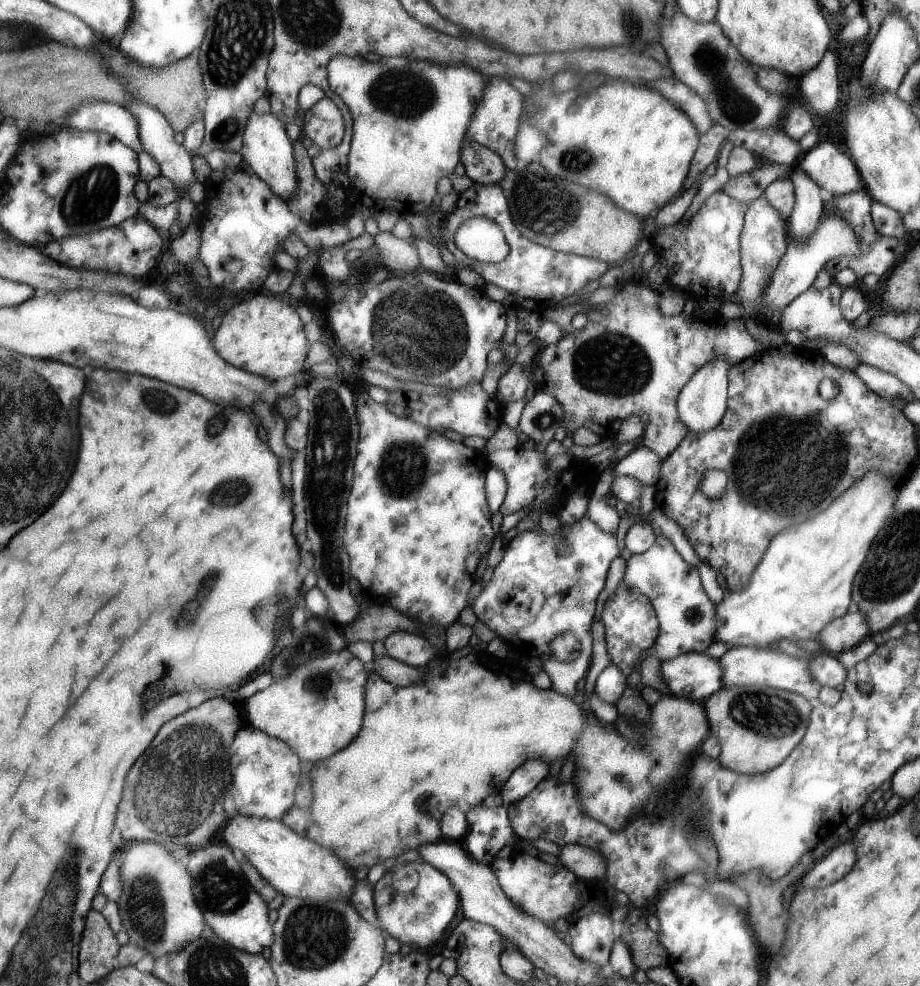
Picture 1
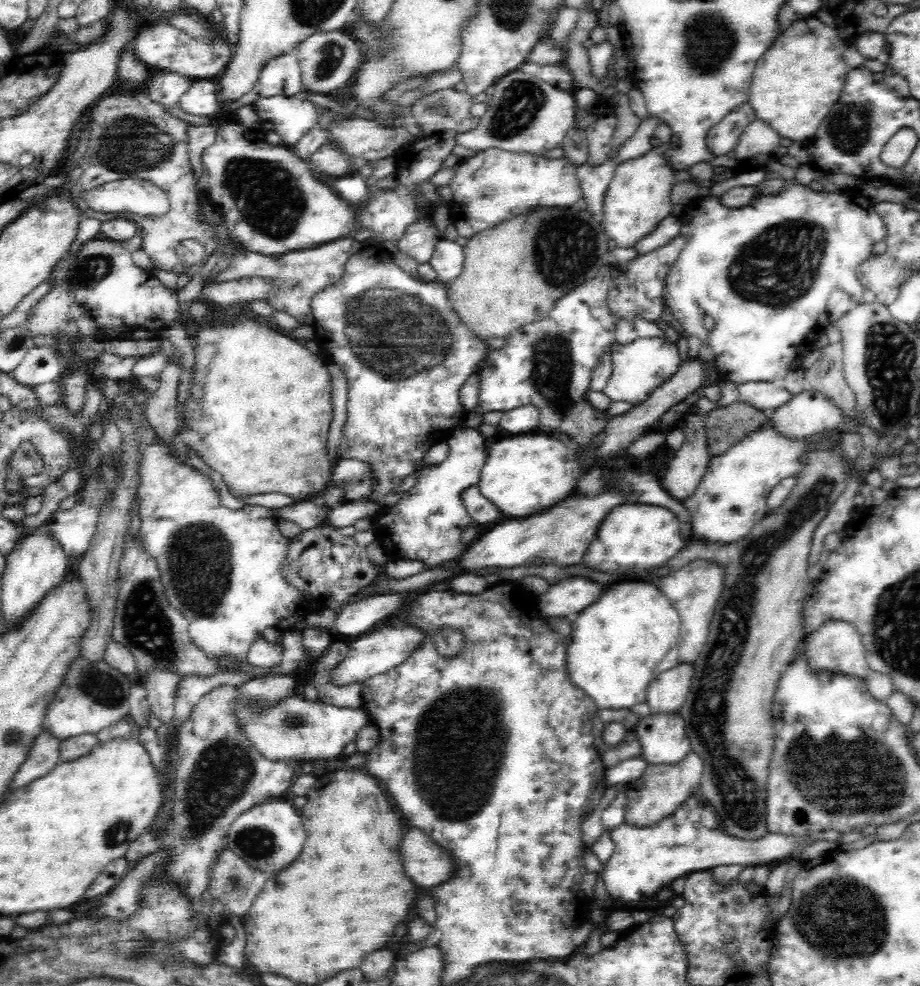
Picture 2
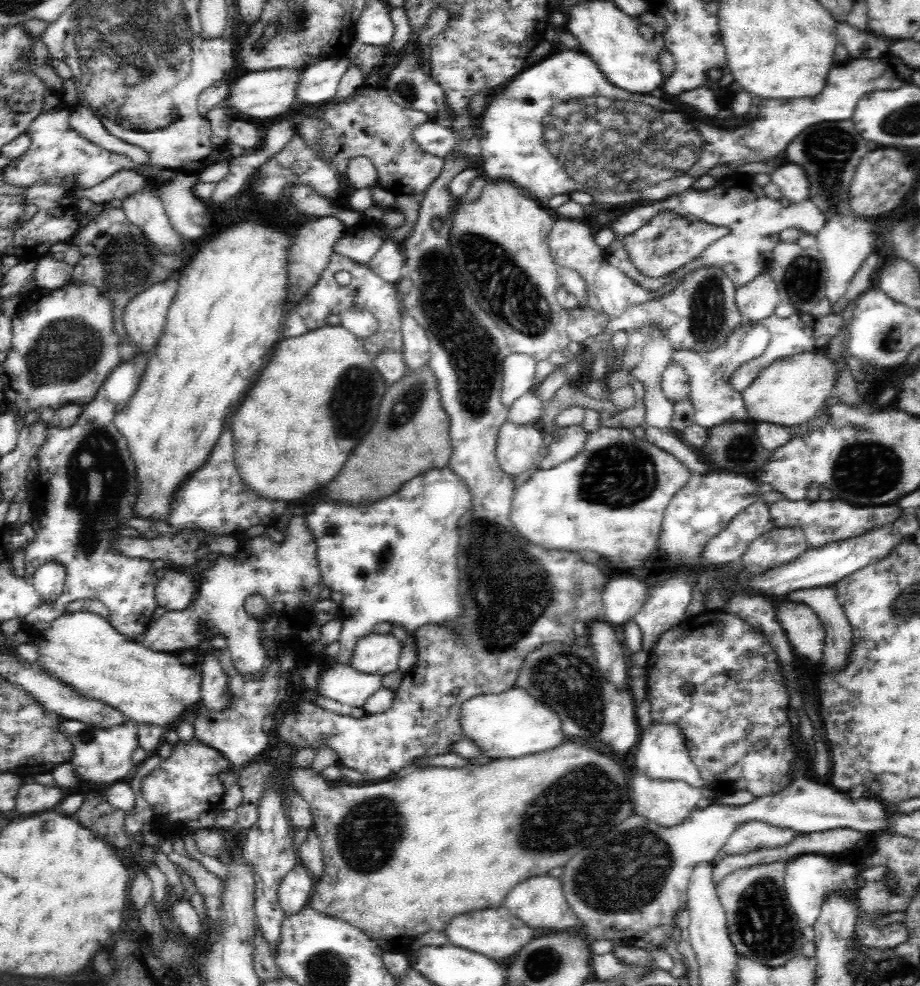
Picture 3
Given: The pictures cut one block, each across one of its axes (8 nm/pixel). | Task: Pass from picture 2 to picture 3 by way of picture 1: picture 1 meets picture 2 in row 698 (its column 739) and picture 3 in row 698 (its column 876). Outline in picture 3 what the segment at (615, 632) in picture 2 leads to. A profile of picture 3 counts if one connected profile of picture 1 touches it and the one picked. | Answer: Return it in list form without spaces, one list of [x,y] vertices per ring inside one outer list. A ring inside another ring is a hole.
[[[514,686],[510,690],[492,693],[490,696],[474,696],[462,704],[460,723],[464,728],[464,738],[472,740],[480,749],[482,756],[493,759],[515,759],[521,756],[535,755],[542,751],[555,750],[556,746],[567,742],[562,732],[560,718],[546,704],[540,704],[526,691]]]

